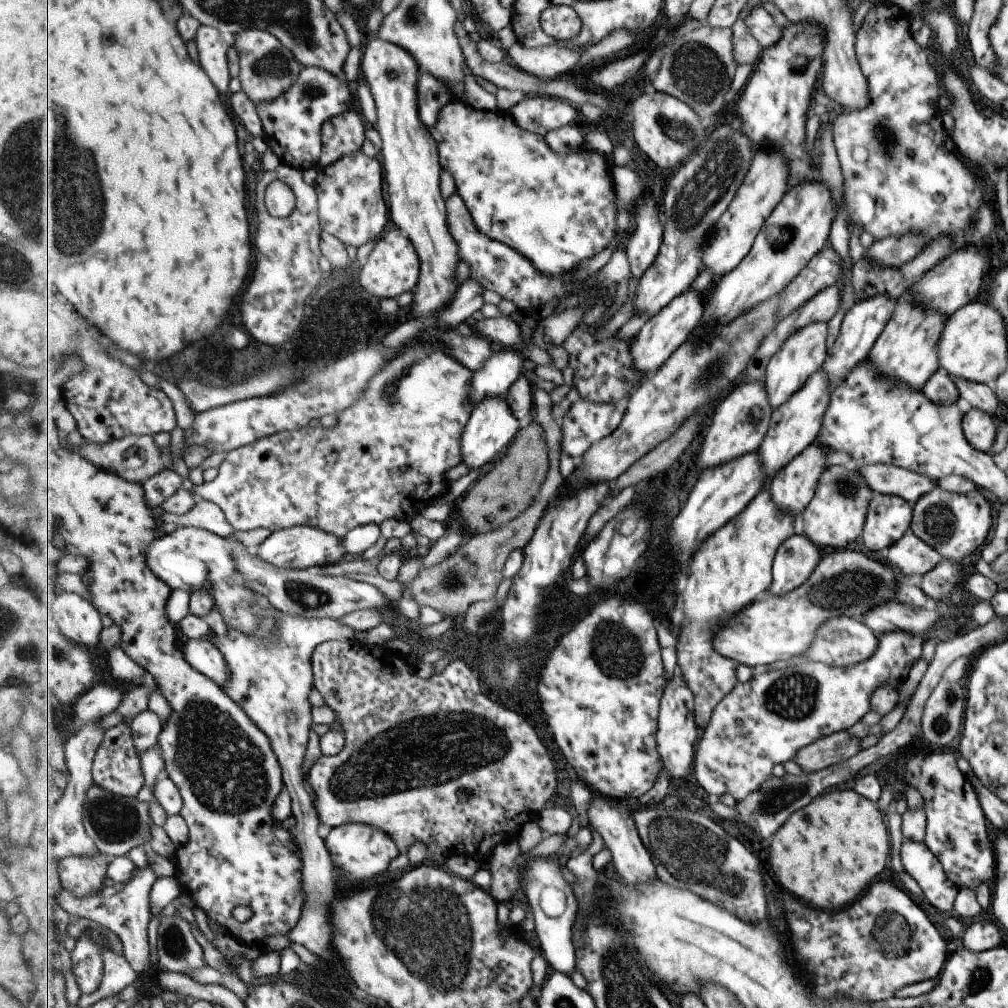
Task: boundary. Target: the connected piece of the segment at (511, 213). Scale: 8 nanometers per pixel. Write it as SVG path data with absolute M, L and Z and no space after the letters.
M459 100L446 104L435 127L430 128L440 148L440 161L455 179L477 228L504 242L533 261L543 274L563 277L579 264L603 252L617 232L617 194L613 188L609 160L583 148L569 156L551 150L543 135L521 128L502 110L482 111Z

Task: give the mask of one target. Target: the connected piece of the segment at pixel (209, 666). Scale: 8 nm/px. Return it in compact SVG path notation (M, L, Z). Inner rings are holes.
M189 639L182 644L182 649L188 661L218 685L225 685L230 680L228 662L214 639Z

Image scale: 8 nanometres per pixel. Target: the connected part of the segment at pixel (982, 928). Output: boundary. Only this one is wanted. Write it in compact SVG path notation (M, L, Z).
M976 921L971 922L966 929L963 929L957 942L970 951L980 953L1001 944L1001 936L999 936L999 930L995 928L995 924Z

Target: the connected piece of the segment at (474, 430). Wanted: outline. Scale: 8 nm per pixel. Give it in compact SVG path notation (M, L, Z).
M497 395L491 399L485 399L473 409L462 440L464 464L472 469L481 468L491 460L504 455L525 424L515 416L506 398L507 395Z

